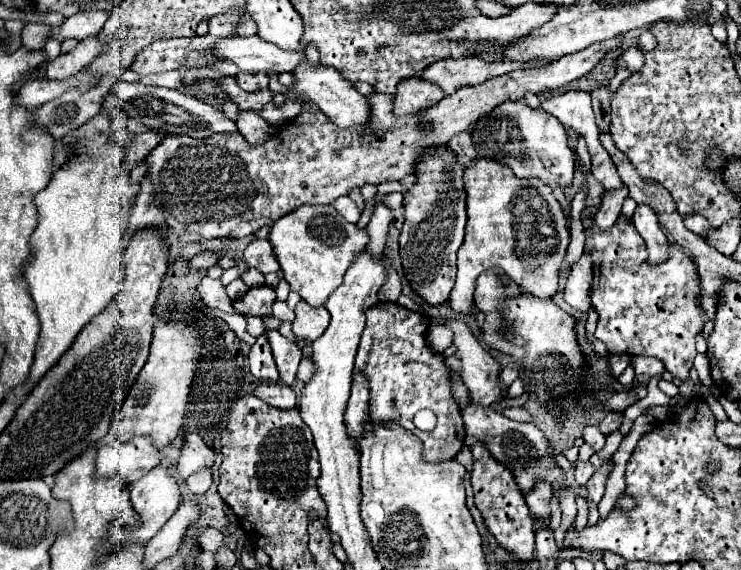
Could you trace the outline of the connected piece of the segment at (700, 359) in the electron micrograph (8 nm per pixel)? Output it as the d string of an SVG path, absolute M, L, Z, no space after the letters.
M698 353L694 359L693 367L696 369L703 385L705 386L713 385L713 380L710 375L710 363L706 354Z

